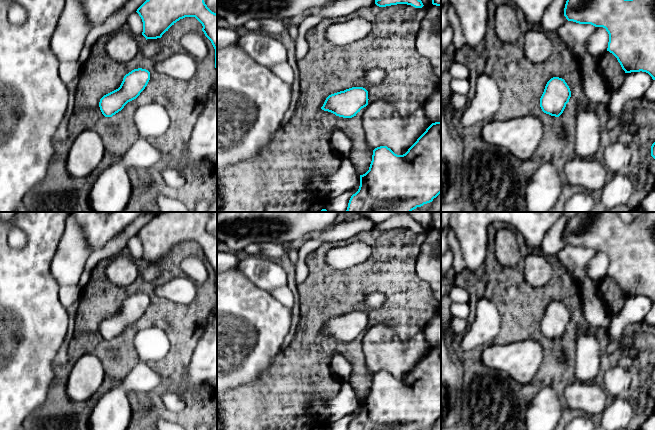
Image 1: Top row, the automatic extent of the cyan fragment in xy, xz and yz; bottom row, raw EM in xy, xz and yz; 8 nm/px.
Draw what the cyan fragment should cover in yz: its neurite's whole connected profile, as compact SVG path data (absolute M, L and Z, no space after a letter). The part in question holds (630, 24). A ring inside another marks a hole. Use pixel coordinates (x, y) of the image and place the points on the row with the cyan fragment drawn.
M567 0L564 16L568 21L605 28L609 34L607 51L617 58L625 73L642 71L655 80L655 0Z

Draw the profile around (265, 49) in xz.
M242 31L238 44L258 64L270 68L287 61L287 50L277 36Z

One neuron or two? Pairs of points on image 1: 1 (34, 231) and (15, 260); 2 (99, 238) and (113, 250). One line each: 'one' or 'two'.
1: one
2: two

